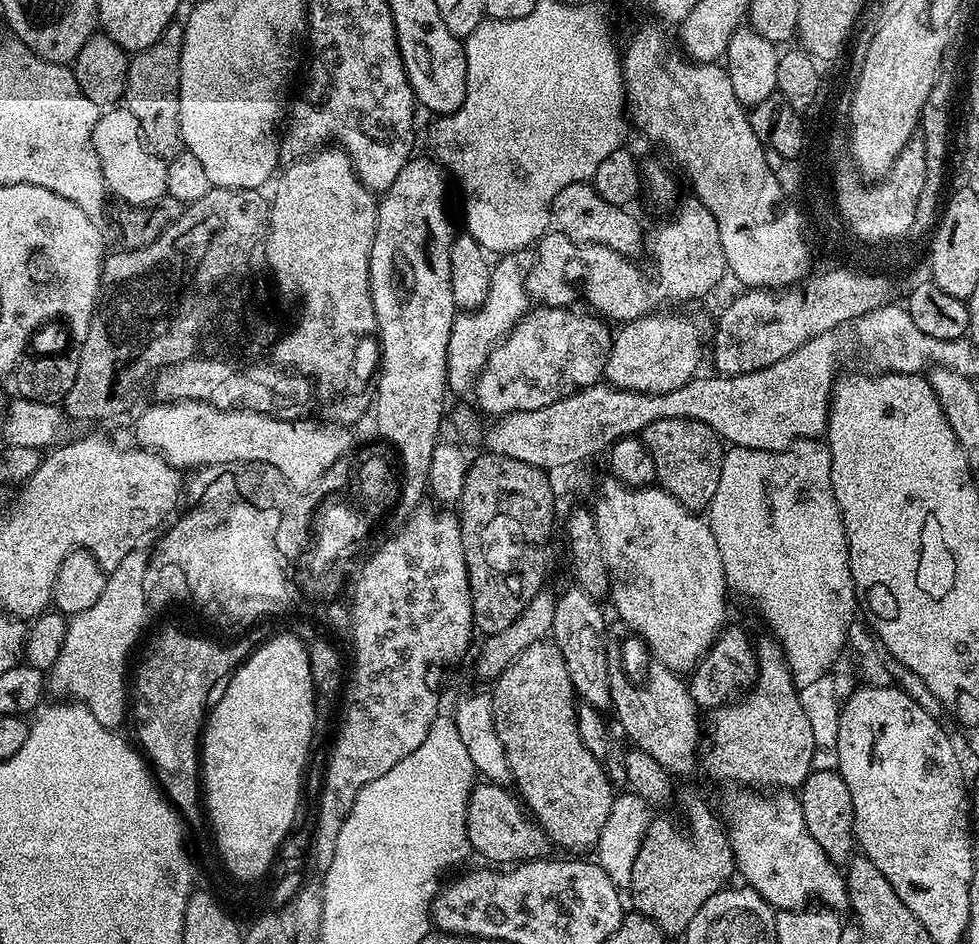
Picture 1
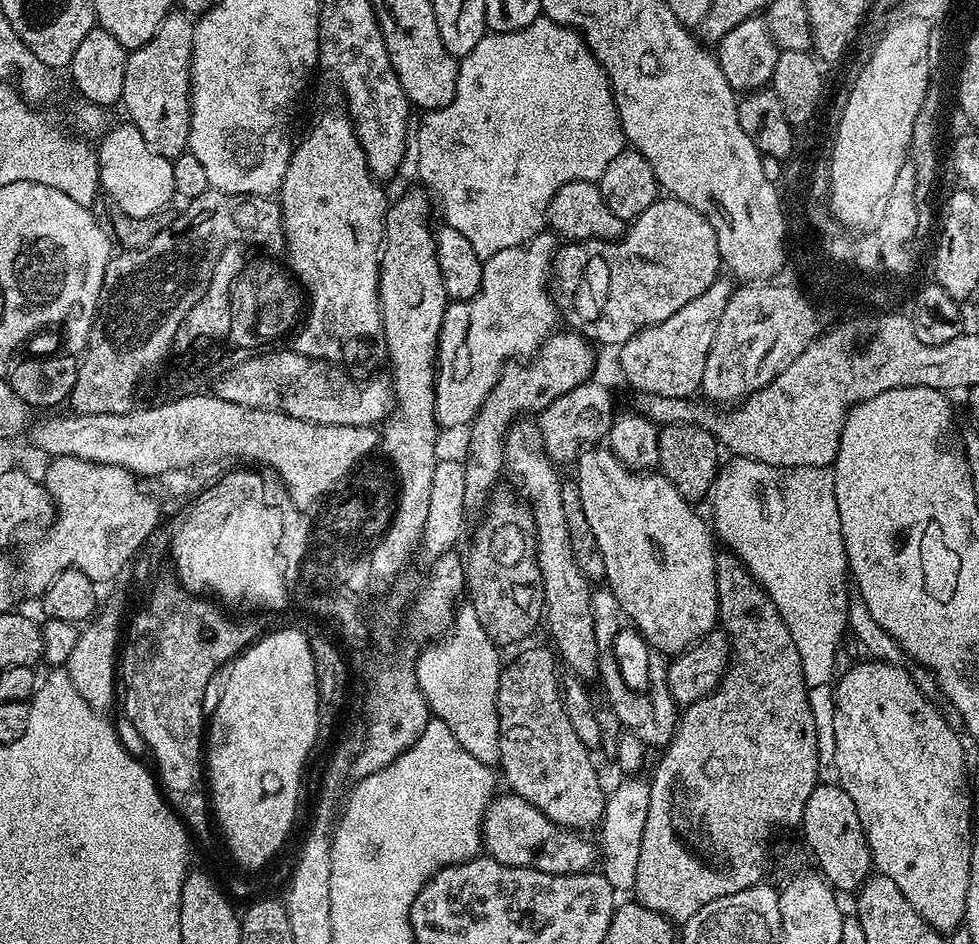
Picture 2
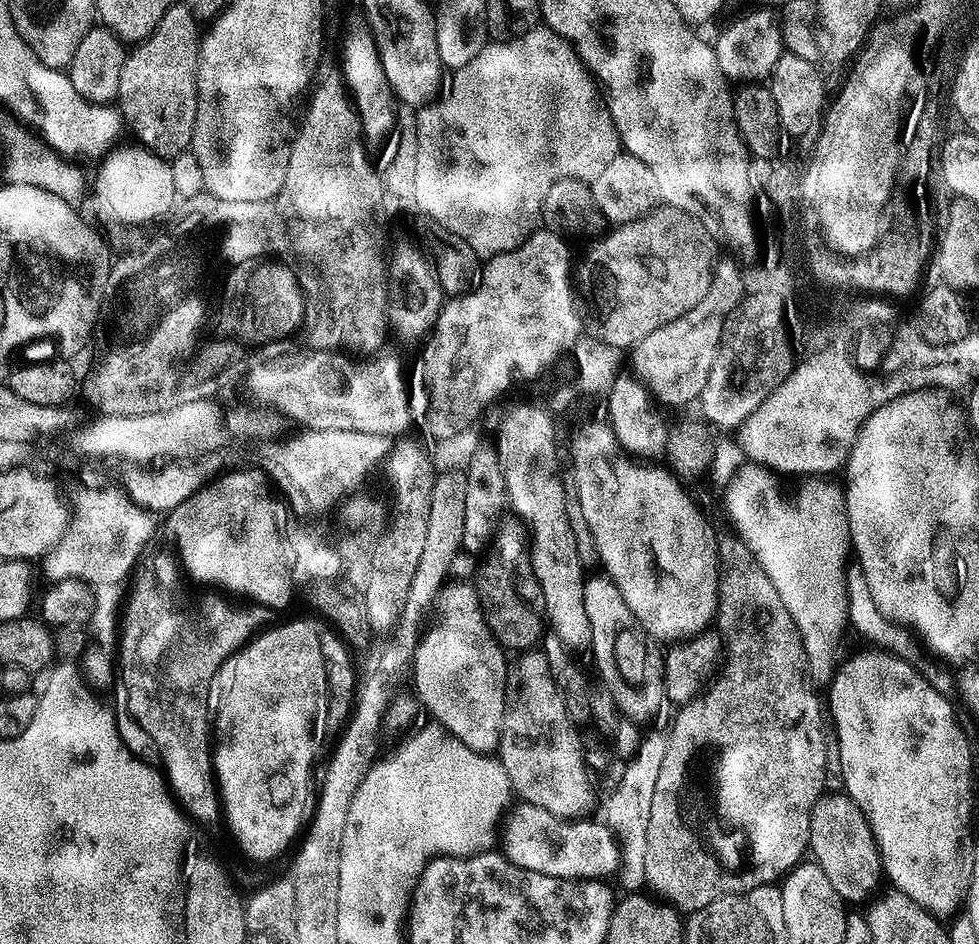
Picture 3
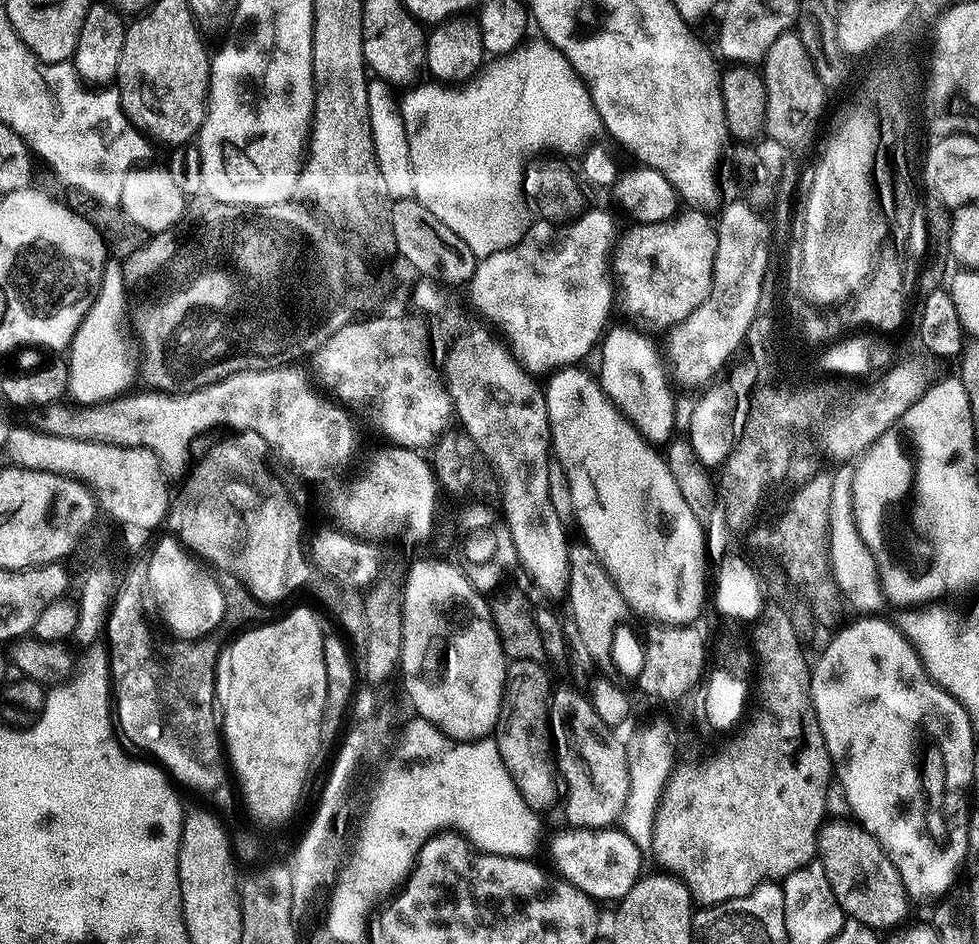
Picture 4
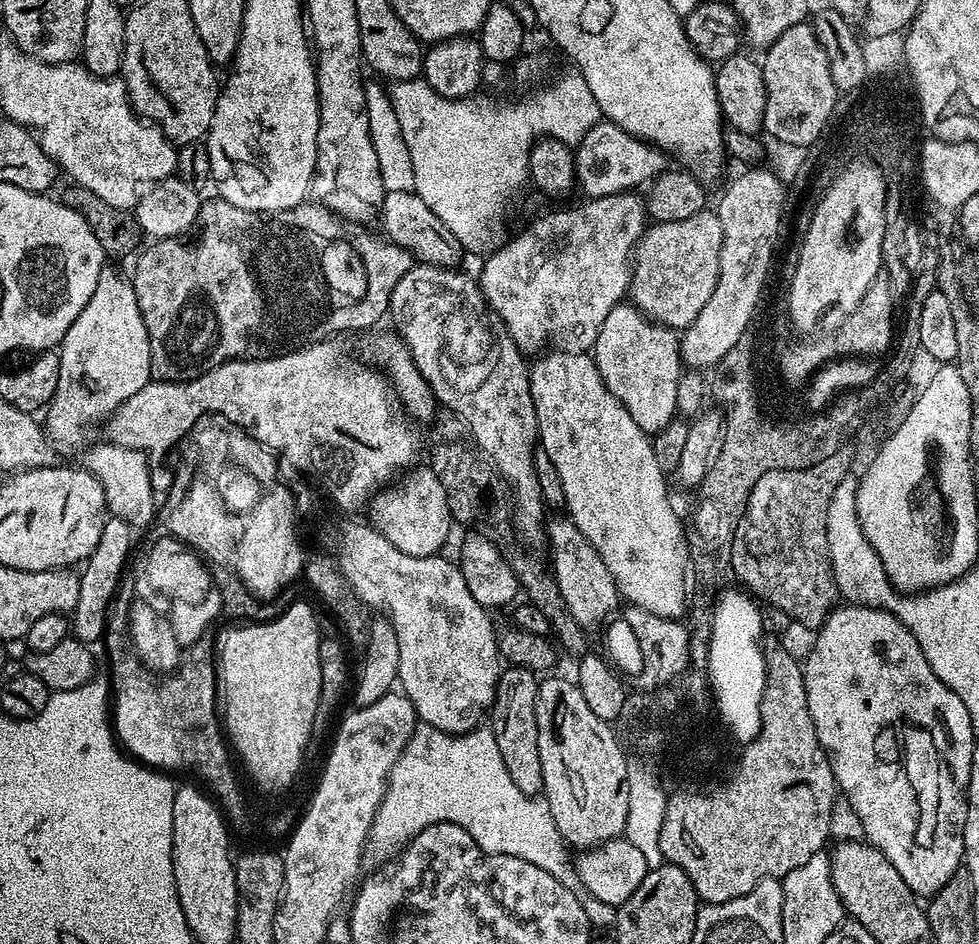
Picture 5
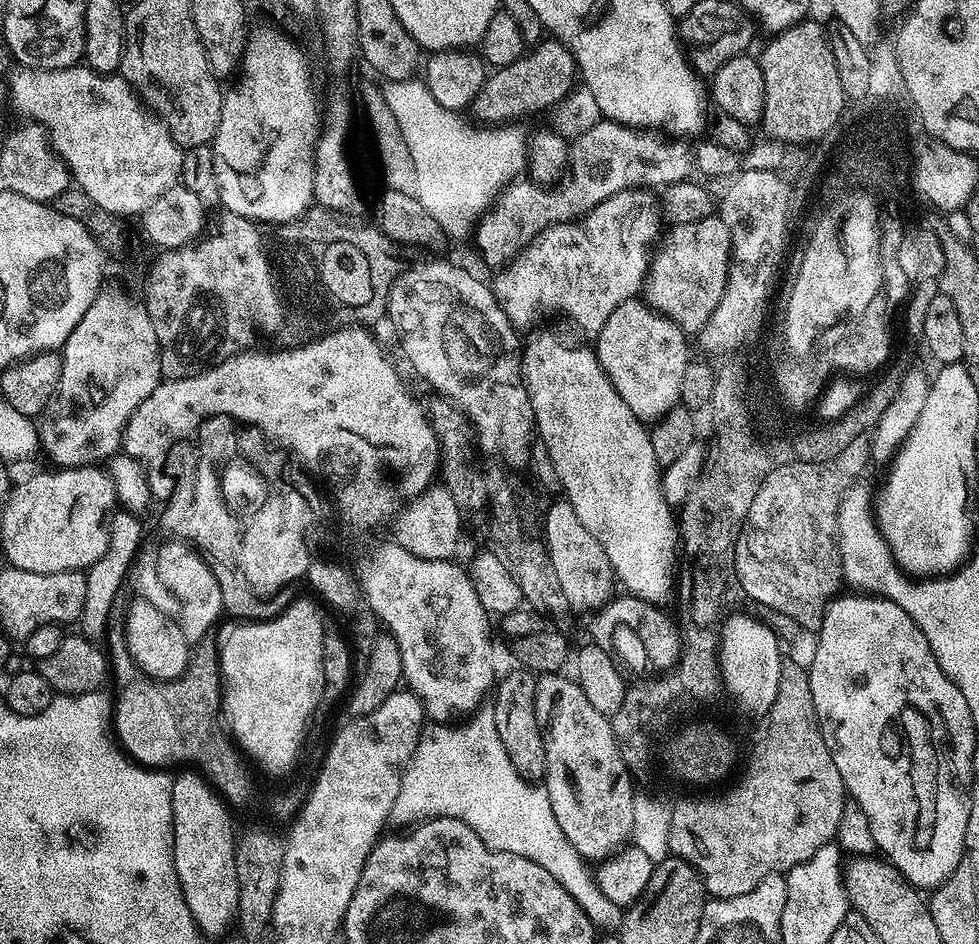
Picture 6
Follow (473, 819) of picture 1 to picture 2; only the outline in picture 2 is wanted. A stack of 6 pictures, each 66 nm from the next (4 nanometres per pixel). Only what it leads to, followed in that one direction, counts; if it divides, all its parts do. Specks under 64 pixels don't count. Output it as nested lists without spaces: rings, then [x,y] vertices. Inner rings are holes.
[[[515,794],[497,795],[484,811],[484,831],[482,833],[482,848],[491,859],[515,868],[537,868],[546,874],[570,874],[571,872],[587,872],[597,863],[598,848],[587,840],[587,835],[571,828],[562,828],[555,824],[542,810],[538,810],[526,798]]]

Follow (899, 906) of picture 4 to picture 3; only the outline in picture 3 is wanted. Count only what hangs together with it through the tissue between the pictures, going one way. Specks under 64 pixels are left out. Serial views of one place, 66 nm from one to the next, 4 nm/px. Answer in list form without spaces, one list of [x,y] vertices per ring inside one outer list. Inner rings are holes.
[[[825,794],[814,806],[808,847],[811,859],[822,866],[822,874],[830,878],[830,886],[834,886],[849,905],[860,904],[875,894],[880,880],[882,884],[880,851],[862,810],[858,810],[856,803],[847,795],[839,795]]]

